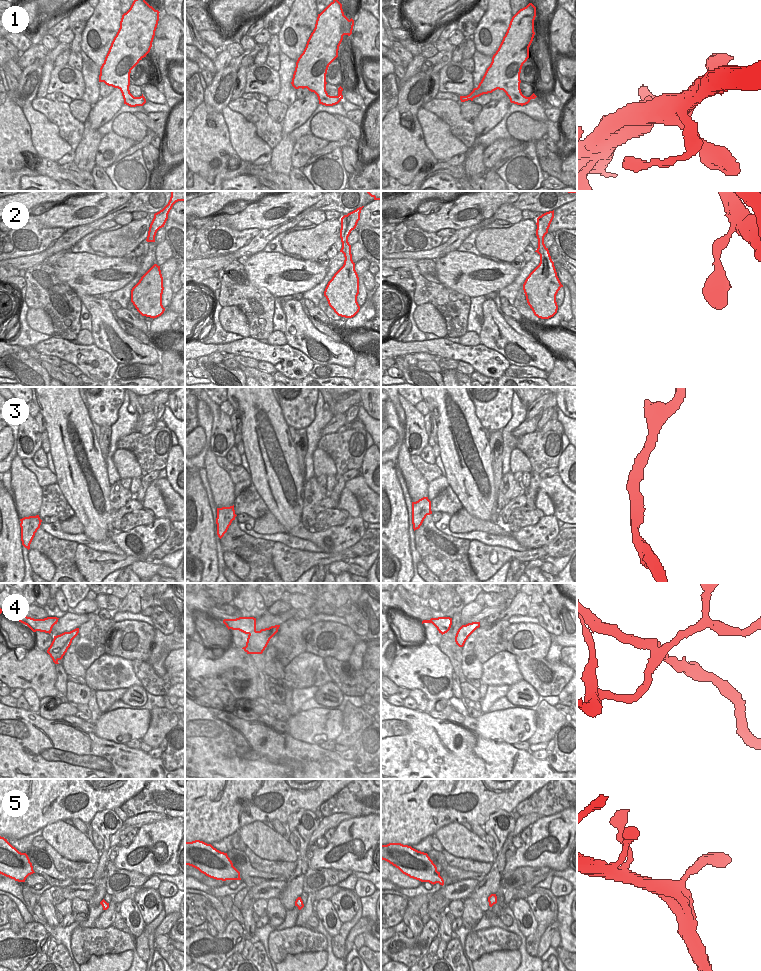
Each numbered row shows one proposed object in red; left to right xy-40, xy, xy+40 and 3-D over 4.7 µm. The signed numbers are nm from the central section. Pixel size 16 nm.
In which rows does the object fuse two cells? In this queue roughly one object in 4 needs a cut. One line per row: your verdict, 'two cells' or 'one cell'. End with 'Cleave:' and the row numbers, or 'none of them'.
1: one cell
2: one cell
3: one cell
4: two cells
5: one cell
Cleave: 4

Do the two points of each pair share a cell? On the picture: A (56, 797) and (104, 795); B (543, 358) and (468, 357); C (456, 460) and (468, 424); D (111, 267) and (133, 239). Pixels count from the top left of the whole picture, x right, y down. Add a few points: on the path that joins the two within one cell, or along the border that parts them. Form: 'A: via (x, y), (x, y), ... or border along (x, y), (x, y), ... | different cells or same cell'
A: via (68, 791), (92, 791) | same cell
B: border along (486, 346), (498, 351), (510, 364) | different cells
C: via (467, 454), (476, 447), (472, 435) | same cell
D: border along (106, 255), (123, 257) | different cells

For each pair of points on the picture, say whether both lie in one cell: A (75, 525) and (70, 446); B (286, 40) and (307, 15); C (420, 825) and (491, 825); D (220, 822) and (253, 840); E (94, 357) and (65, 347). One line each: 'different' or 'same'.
A: different
B: same
C: different
D: different
E: same

